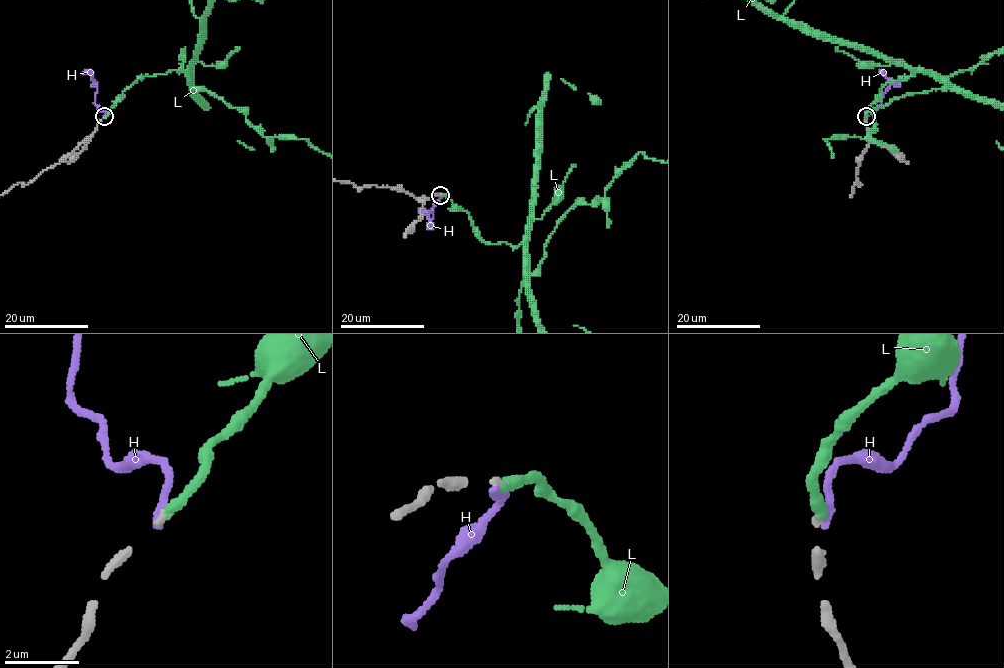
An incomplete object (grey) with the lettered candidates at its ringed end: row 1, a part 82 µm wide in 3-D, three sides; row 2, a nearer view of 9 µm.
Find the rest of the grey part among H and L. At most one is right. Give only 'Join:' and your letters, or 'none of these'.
Join: L

